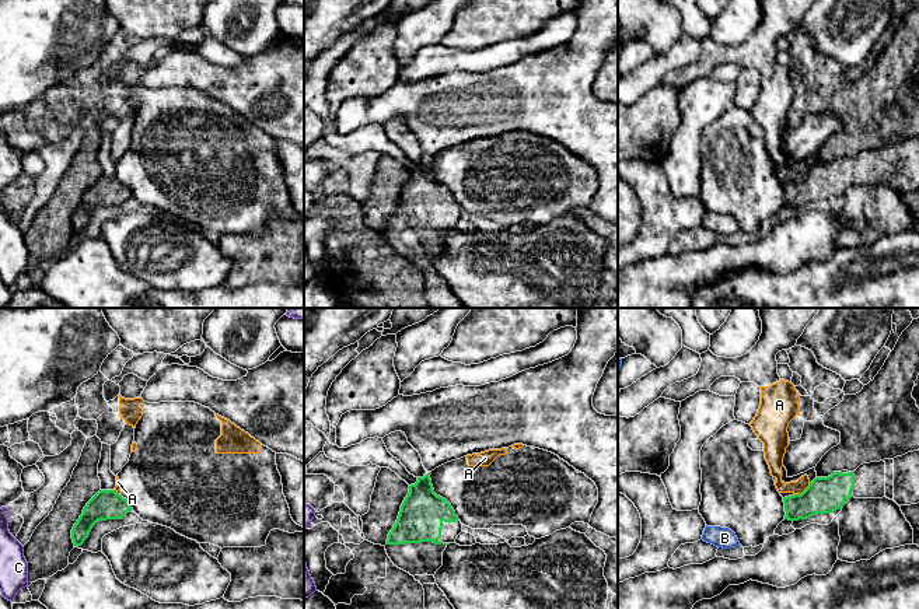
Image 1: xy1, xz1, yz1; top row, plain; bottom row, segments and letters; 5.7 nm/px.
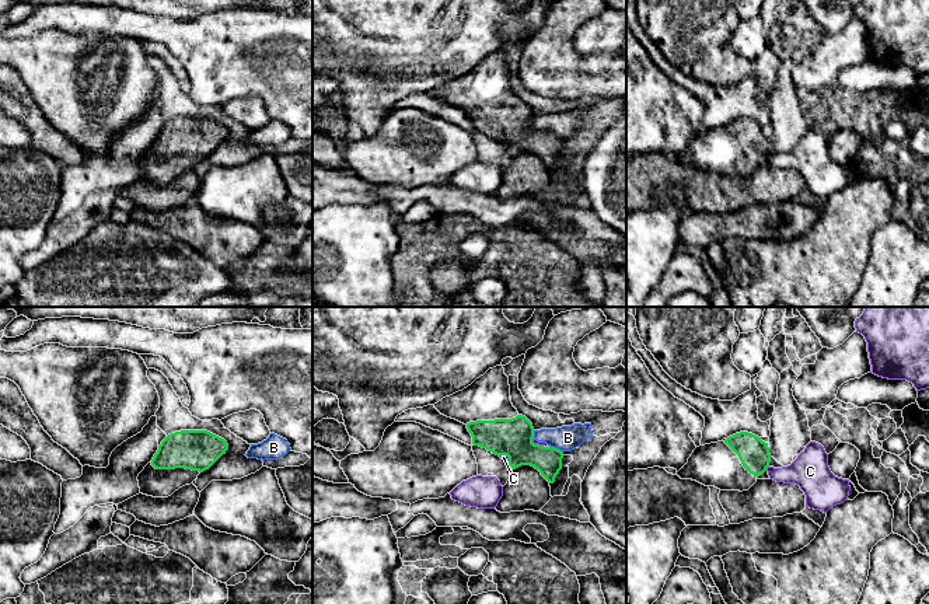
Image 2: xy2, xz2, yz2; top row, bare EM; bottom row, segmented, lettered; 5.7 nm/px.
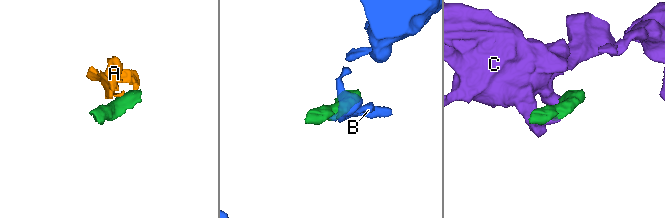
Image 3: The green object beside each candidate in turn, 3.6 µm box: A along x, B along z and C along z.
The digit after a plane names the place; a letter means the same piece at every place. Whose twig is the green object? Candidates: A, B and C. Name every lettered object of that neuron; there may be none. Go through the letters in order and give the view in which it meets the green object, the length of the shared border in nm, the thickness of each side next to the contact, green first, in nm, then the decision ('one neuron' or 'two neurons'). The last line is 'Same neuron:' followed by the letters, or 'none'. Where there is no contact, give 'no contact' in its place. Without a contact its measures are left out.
A: contact in yz1; length 120 nm; calibres 200 and 100 nm; two neurons
B: contact in xz2; length 90 nm; calibres 200 and 140 nm; two neurons
C: contact in yz2; length 40 nm; calibres 180 and 220 nm; two neurons
Same neuron: none

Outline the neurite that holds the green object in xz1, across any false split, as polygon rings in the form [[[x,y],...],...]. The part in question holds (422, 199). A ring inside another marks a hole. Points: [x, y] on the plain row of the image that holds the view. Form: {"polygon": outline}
{"polygon": [[[429,160],[417,164],[417,168],[409,172],[396,210],[388,220],[385,237],[394,252],[409,259],[423,272],[424,295],[430,308],[464,308],[434,265],[436,258],[443,252],[443,238],[450,230],[455,230],[461,218],[461,207],[451,190],[434,179]]]}

